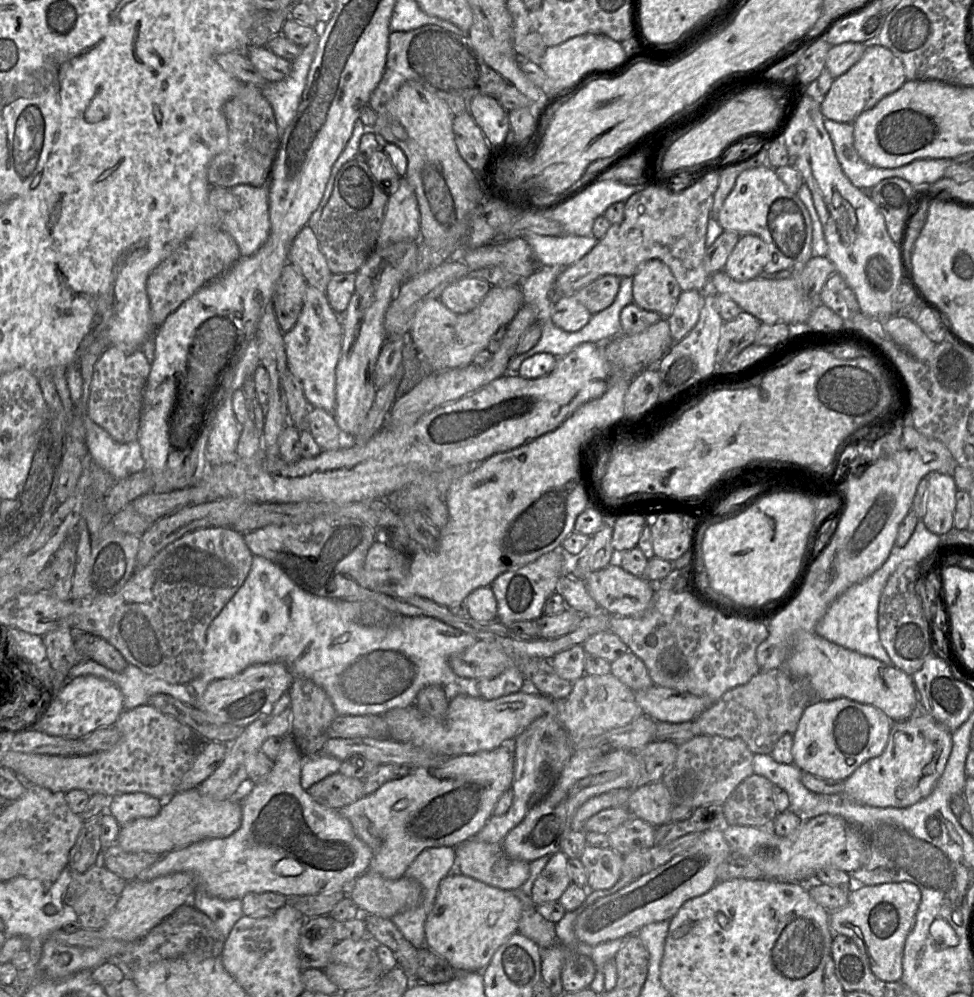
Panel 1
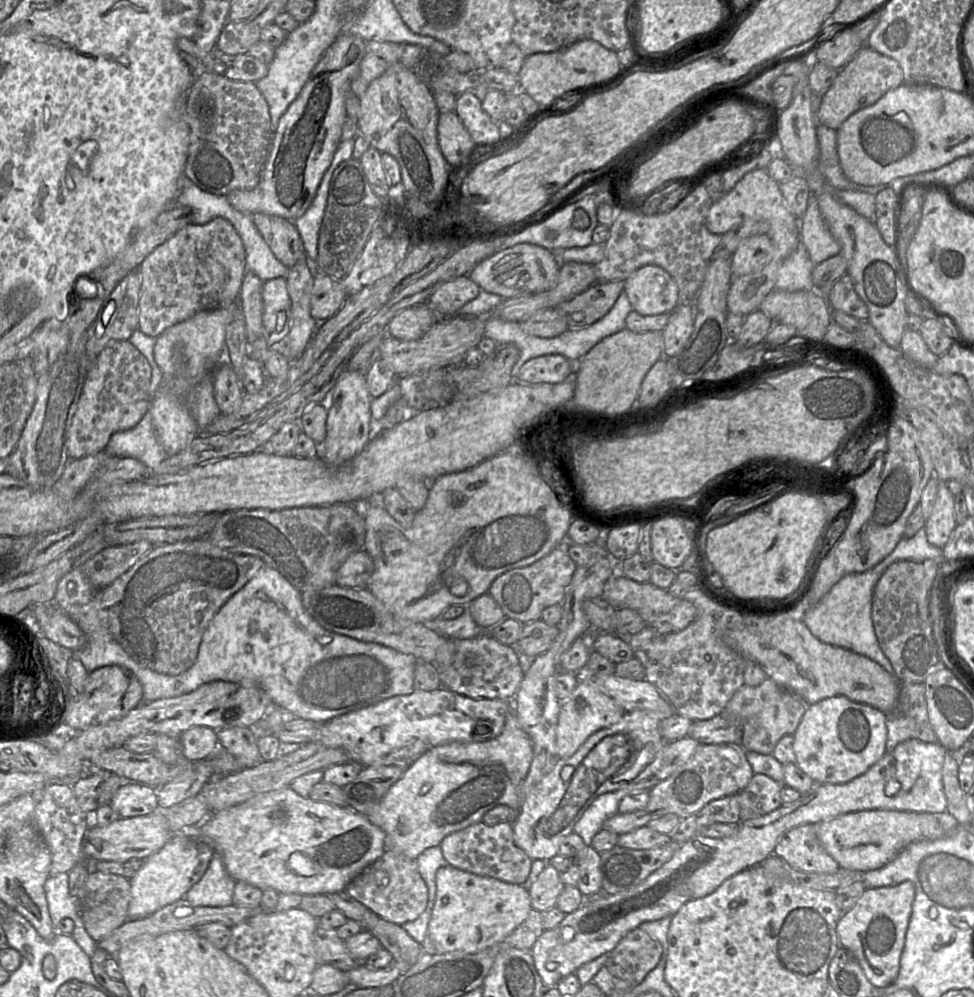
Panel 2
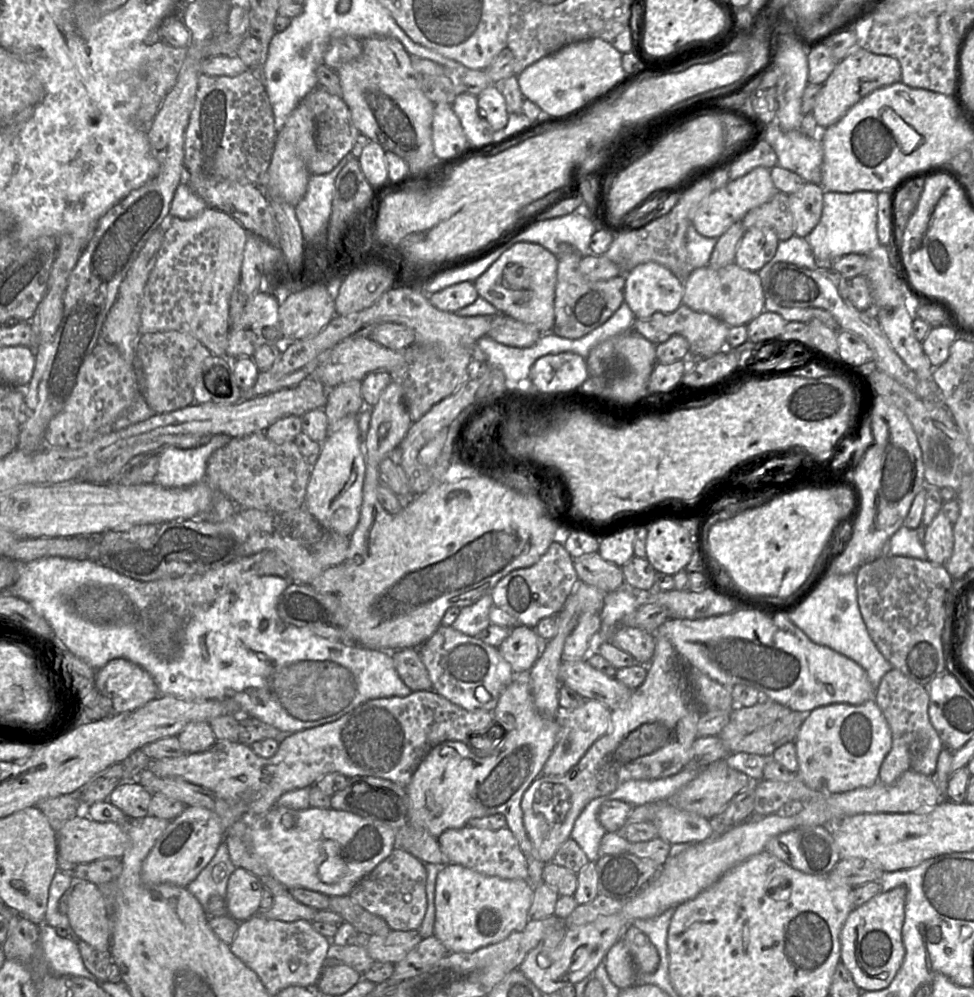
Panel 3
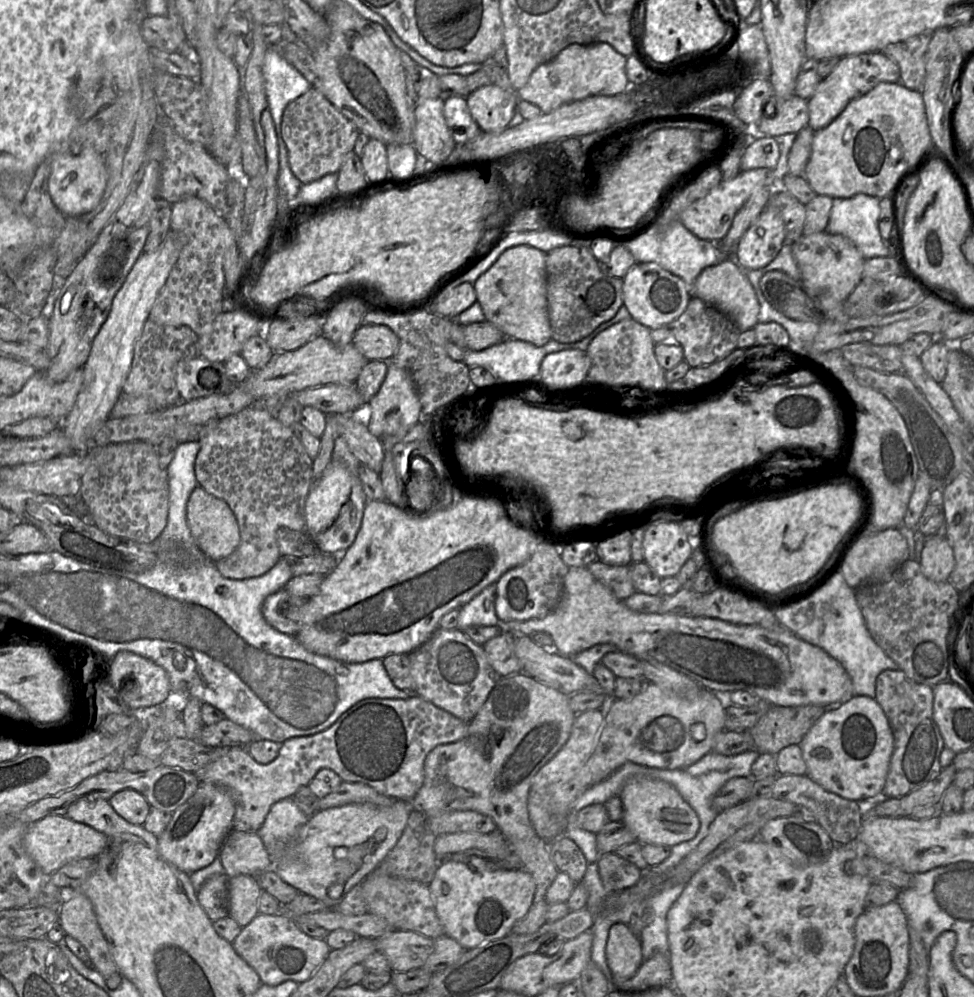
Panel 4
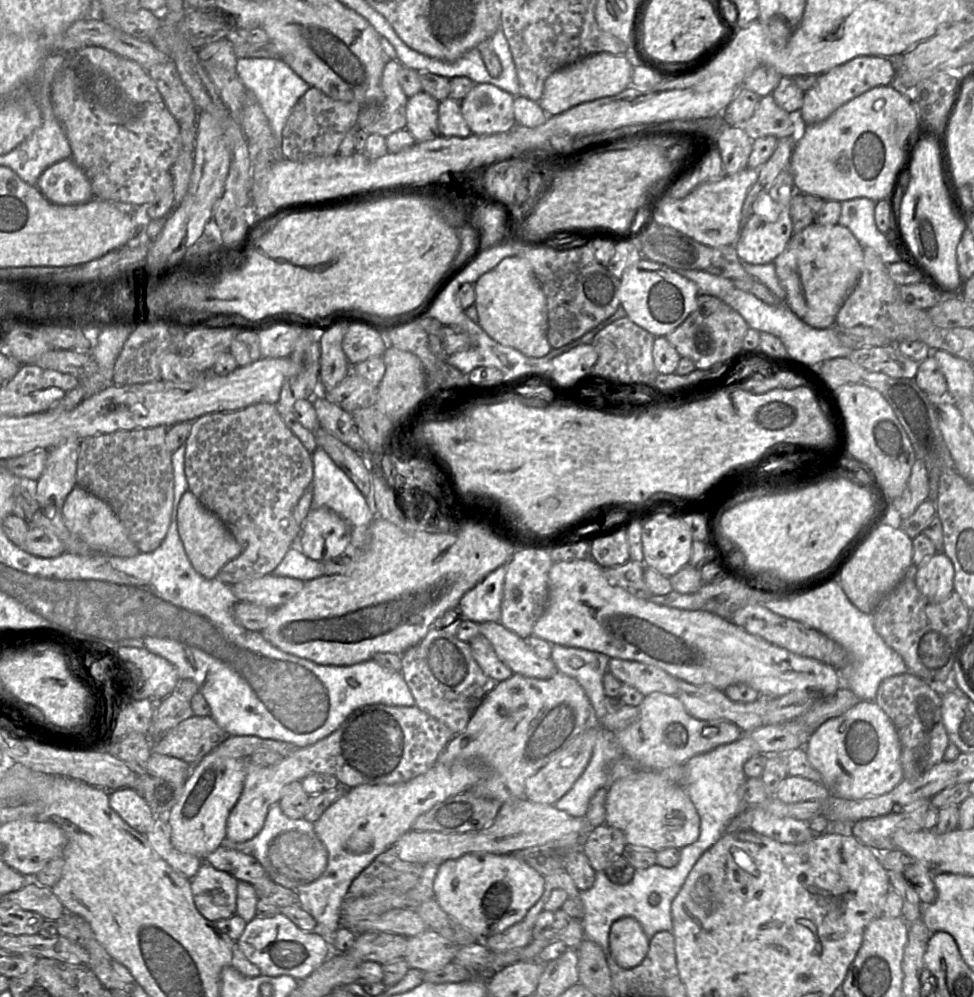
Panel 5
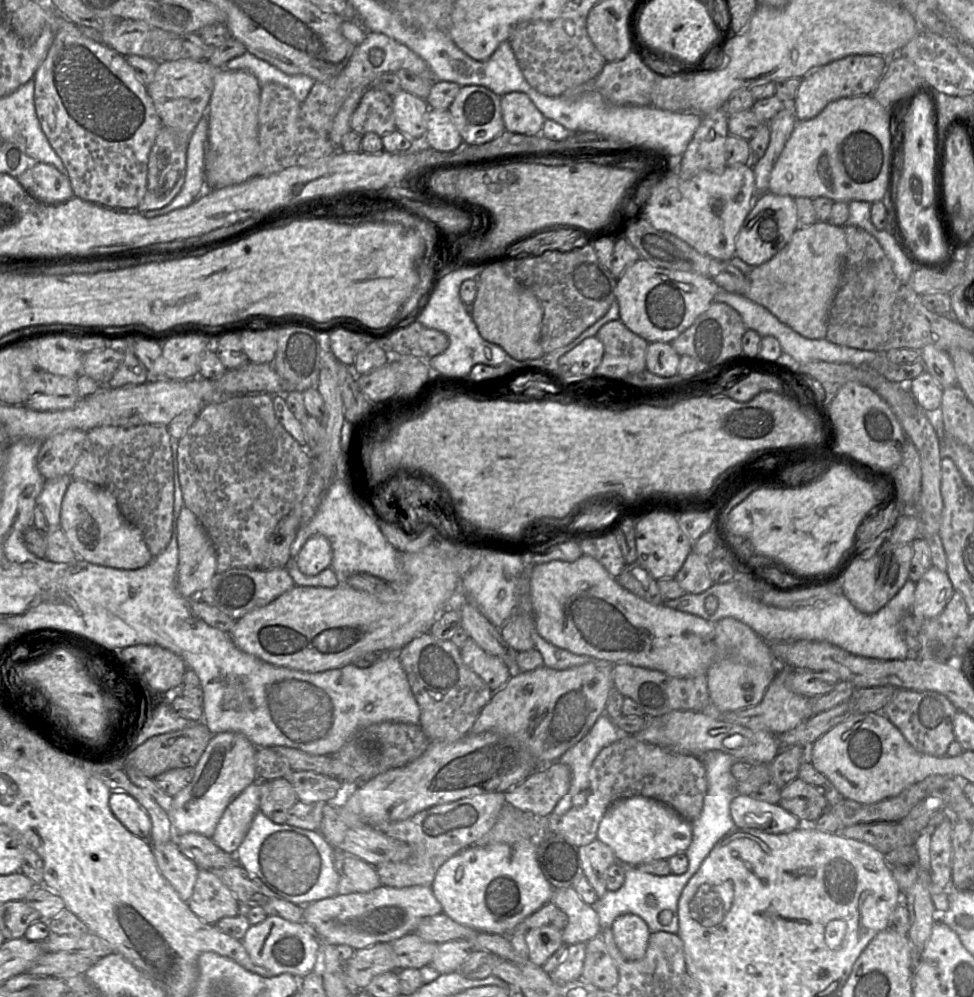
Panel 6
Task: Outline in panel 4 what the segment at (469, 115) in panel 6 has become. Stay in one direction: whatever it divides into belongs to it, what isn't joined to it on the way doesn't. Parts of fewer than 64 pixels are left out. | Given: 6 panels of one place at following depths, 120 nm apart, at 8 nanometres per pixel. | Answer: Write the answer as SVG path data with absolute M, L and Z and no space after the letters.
M497 85L483 86L466 97L471 116L480 130L499 133L508 127L515 114L519 98L514 90L504 90Z

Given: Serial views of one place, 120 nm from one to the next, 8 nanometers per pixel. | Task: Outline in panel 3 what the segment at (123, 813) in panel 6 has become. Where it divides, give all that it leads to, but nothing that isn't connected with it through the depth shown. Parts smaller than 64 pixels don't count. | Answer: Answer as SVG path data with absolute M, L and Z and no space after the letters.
M126 781L117 786L108 801L119 808L128 819L139 819L148 815L152 794L136 781Z

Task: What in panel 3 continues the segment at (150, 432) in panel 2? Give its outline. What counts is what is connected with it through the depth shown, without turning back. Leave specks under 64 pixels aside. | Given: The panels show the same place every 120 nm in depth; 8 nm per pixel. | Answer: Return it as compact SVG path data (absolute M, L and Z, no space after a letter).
M176 435L166 438L166 446L159 453L158 472L155 483L165 488L182 488L194 485L205 479L206 465L216 449L228 442L228 435Z

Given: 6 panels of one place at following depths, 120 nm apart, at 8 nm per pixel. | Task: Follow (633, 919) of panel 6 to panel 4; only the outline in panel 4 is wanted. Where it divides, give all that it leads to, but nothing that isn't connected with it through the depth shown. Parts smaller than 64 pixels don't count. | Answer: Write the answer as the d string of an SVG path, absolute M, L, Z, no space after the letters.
M618 922L610 927L606 958L616 980L632 977L644 962L641 940L627 924Z

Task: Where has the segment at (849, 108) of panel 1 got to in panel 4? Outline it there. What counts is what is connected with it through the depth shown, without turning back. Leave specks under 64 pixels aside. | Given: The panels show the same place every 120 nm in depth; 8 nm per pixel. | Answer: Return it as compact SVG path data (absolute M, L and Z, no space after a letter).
M881 52L862 53L840 58L833 71L818 84L814 94L808 99L808 126L818 131L830 124L853 99L864 95L879 83L900 82L900 68Z

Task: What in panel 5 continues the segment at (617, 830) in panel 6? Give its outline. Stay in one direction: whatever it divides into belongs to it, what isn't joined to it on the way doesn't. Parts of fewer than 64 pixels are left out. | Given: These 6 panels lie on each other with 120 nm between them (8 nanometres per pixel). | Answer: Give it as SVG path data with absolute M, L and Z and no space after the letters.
M644 769L621 778L608 787L605 800L605 824L620 829L629 846L657 852L666 848L681 849L699 836L700 818L685 789L670 782L656 770Z

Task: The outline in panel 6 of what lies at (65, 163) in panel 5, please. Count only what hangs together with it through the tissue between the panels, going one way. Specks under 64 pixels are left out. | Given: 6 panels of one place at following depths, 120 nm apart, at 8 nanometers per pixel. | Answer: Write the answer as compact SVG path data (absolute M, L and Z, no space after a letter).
M46 163L37 164L27 169L16 179L30 195L45 204L62 203L74 197L74 192L67 173L63 174L52 165Z

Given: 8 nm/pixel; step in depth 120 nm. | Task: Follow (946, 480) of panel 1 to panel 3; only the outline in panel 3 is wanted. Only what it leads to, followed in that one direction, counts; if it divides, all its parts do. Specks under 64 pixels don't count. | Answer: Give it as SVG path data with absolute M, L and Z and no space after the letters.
M941 510L926 527L923 546L927 560L945 567L953 553L954 536L953 524Z

